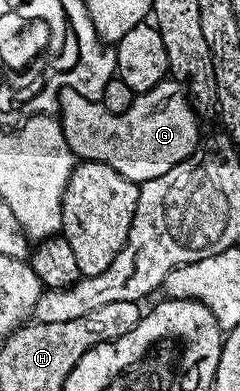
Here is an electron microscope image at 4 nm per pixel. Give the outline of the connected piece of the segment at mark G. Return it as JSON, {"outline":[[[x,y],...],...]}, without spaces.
{"outline":[[[164,80],[144,94],[135,94],[131,107],[120,114],[107,111],[102,101],[86,99],[74,88],[58,95],[58,106],[57,121],[76,159],[107,164],[140,184],[165,176],[169,168],[184,162],[200,145],[196,107],[182,82]]]}

